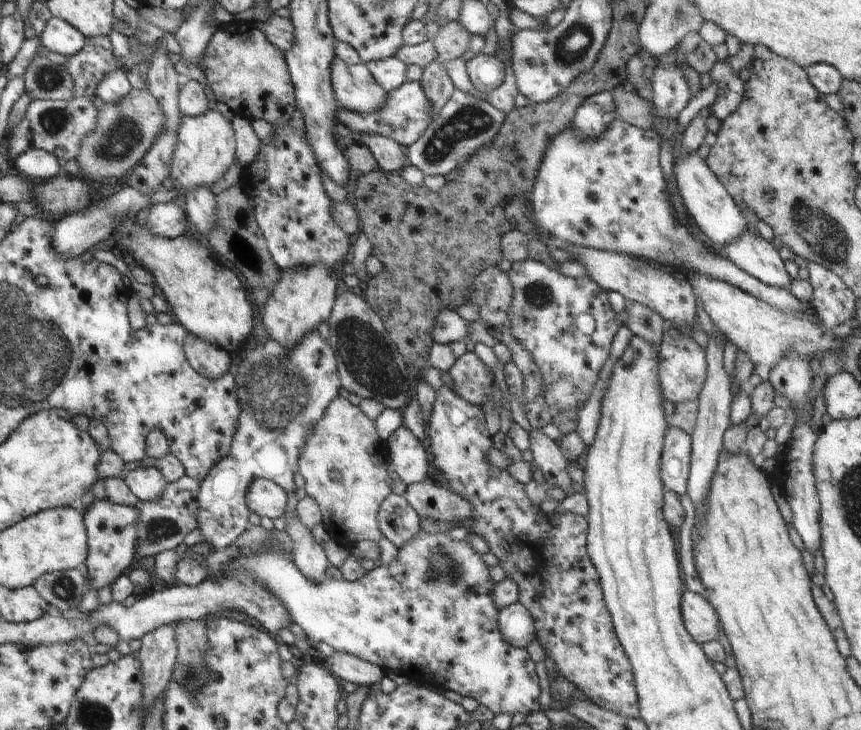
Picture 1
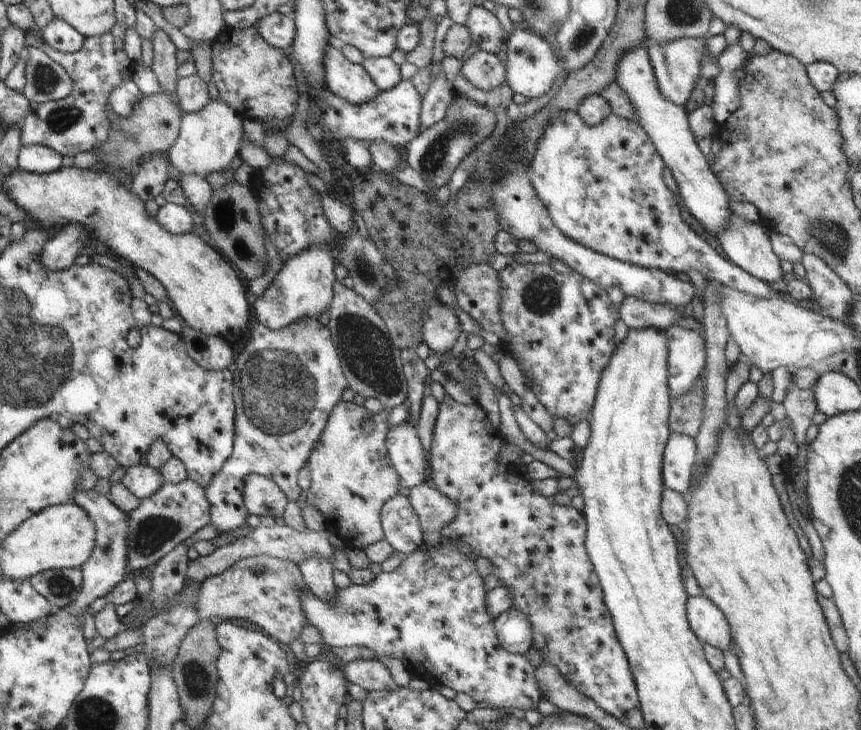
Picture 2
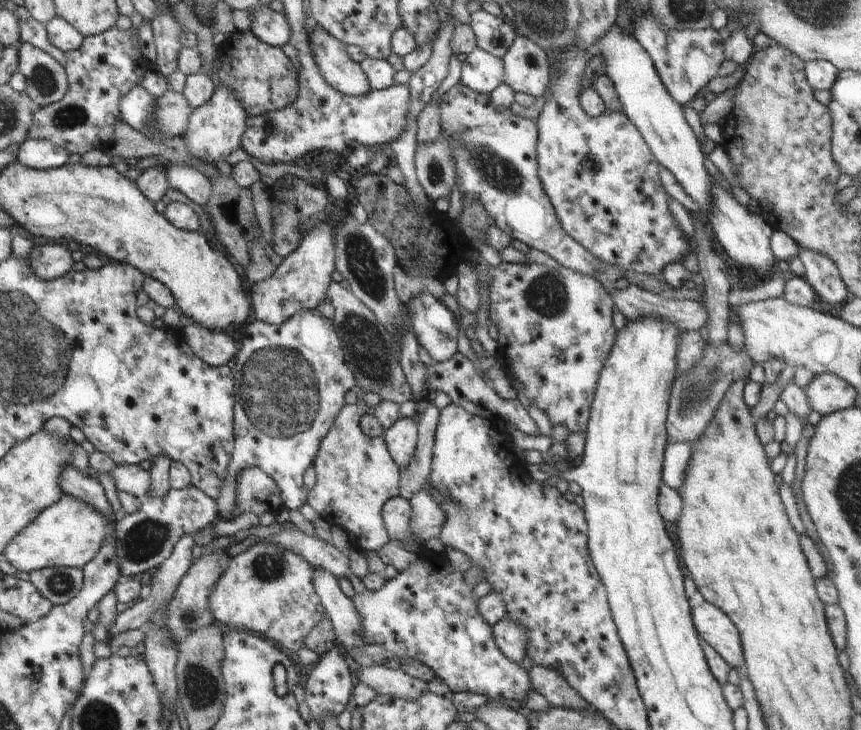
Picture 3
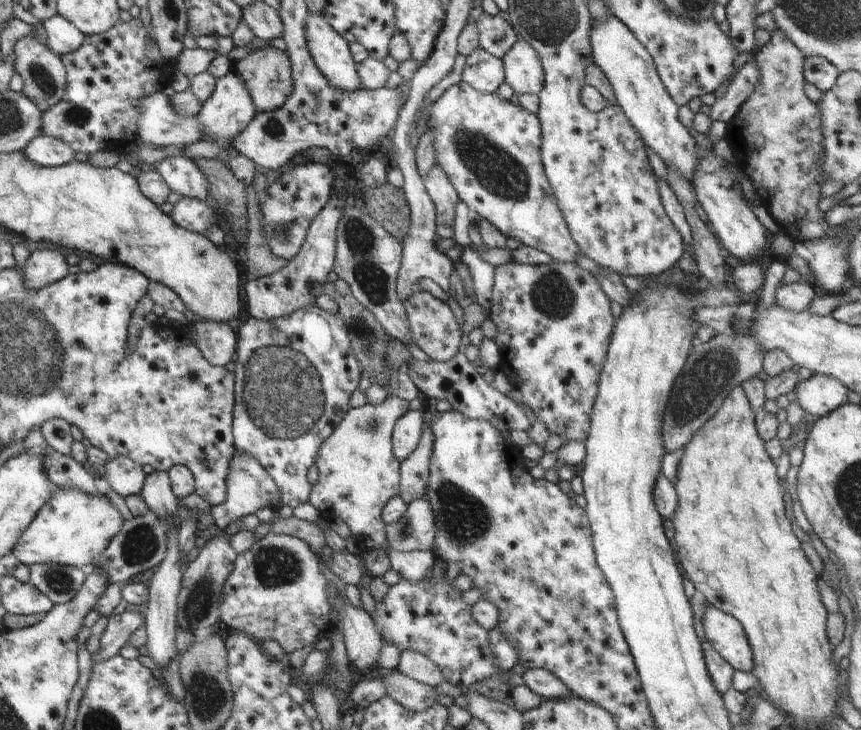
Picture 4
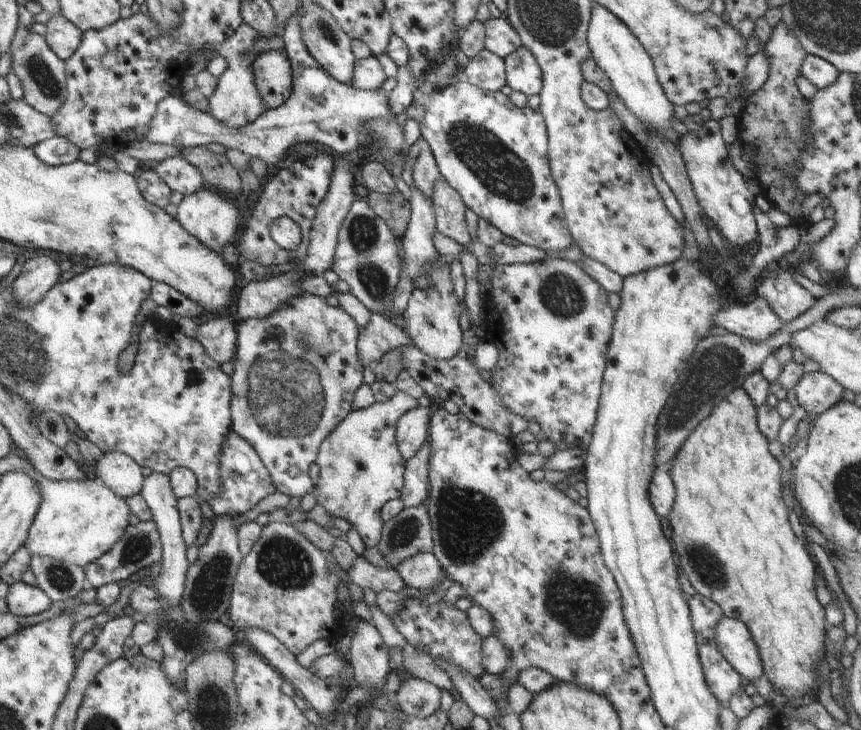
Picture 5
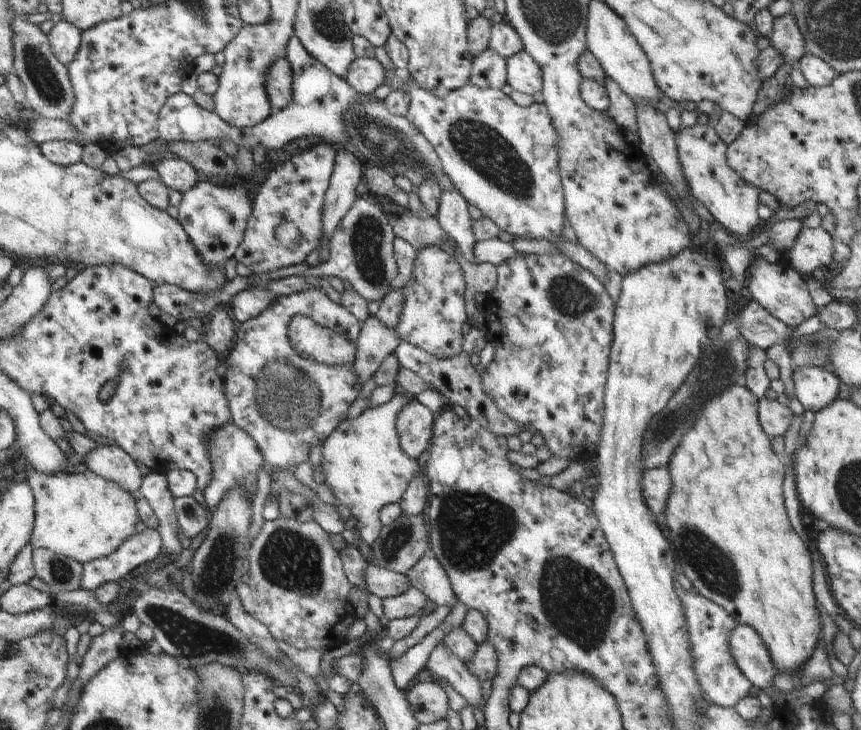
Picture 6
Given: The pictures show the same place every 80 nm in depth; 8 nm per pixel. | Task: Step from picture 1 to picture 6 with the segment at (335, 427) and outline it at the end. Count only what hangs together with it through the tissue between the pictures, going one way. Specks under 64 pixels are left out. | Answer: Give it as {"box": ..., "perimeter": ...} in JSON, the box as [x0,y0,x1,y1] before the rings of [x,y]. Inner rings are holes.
{"box":[322,394,419,548],"perimeter":[[[395,394],[395,397],[386,404],[365,410],[355,419],[342,421],[330,433],[330,436],[322,443],[323,459],[322,468],[326,476],[324,483],[332,487],[337,500],[334,504],[345,504],[350,509],[350,515],[358,519],[355,528],[360,532],[361,540],[365,548],[369,548],[378,538],[383,527],[379,519],[379,512],[387,504],[397,503],[408,488],[411,480],[419,472],[419,464],[416,459],[411,459],[400,446],[396,430],[397,414],[410,402],[403,394]]]}

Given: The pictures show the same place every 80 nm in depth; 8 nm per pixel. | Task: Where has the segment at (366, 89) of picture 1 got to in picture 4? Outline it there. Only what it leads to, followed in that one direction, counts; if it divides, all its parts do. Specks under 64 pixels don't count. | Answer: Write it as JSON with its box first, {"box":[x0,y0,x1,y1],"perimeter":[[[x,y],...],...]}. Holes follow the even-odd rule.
{"box":[306,13,362,92],"perimeter":[[[310,13],[306,16],[306,41],[316,67],[330,84],[344,92],[362,90],[350,45],[322,16]]]}

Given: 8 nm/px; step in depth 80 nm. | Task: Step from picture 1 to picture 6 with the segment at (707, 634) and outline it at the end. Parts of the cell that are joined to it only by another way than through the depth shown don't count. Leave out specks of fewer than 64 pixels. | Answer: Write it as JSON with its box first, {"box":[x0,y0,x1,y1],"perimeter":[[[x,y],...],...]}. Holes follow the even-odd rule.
{"box":[728,623,779,689],"perimeter":[[[737,623],[731,628],[728,644],[735,663],[753,686],[765,689],[774,685],[772,680],[779,670],[771,659],[769,648],[752,627]]]}

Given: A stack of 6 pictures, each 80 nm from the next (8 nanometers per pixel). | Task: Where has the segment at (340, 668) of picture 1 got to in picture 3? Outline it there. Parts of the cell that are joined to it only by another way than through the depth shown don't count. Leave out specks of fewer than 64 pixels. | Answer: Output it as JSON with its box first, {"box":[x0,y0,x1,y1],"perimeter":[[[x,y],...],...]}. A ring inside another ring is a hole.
{"box":[356,666,429,700],"perimeter":[[[359,666],[356,669],[359,682],[368,685],[377,695],[396,696],[402,700],[418,700],[422,694],[429,692],[424,680],[407,676],[399,668],[391,670],[385,666]]]}

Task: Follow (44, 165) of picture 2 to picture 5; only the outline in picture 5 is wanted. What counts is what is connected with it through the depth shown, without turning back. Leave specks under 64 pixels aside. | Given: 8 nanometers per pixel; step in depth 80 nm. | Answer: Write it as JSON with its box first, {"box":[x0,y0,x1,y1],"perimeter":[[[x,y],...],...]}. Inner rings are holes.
{"box":[32,137,79,166],"perimeter":[[[52,137],[32,148],[34,155],[50,166],[69,165],[79,159],[79,148],[66,137]]]}

